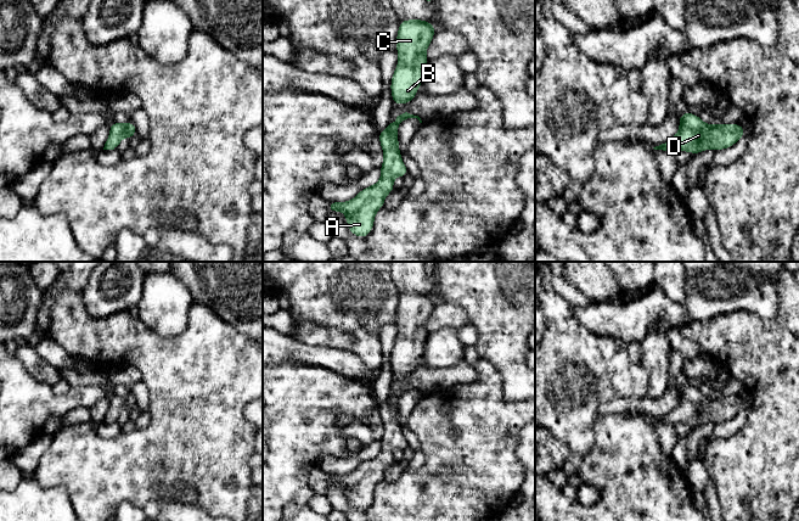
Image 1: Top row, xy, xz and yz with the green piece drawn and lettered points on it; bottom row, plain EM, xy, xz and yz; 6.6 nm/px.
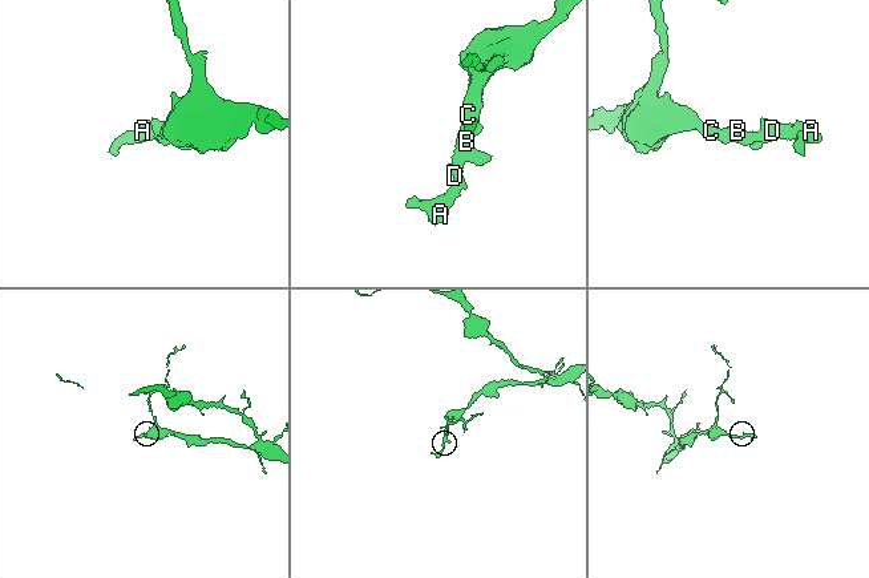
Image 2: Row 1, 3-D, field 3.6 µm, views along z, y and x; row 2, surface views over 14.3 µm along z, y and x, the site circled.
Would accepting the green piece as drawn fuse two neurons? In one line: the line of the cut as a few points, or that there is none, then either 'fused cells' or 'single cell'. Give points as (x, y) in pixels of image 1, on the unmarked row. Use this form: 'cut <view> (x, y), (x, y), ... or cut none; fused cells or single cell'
cut none; single cell

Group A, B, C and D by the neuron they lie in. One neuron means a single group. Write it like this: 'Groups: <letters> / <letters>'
Groups: A B C D

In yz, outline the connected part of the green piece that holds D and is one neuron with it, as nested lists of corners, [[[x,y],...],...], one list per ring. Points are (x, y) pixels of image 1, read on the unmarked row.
[[[685,385],[679,391],[680,402],[669,414],[653,420],[654,422],[688,424],[697,427],[713,421],[715,424],[732,420],[745,407],[745,402],[738,397],[710,398],[704,396],[697,387]]]

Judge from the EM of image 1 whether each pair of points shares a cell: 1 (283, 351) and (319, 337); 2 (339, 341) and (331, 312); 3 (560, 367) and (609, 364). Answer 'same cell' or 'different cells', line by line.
1: different cells
2: different cells
3: same cell

